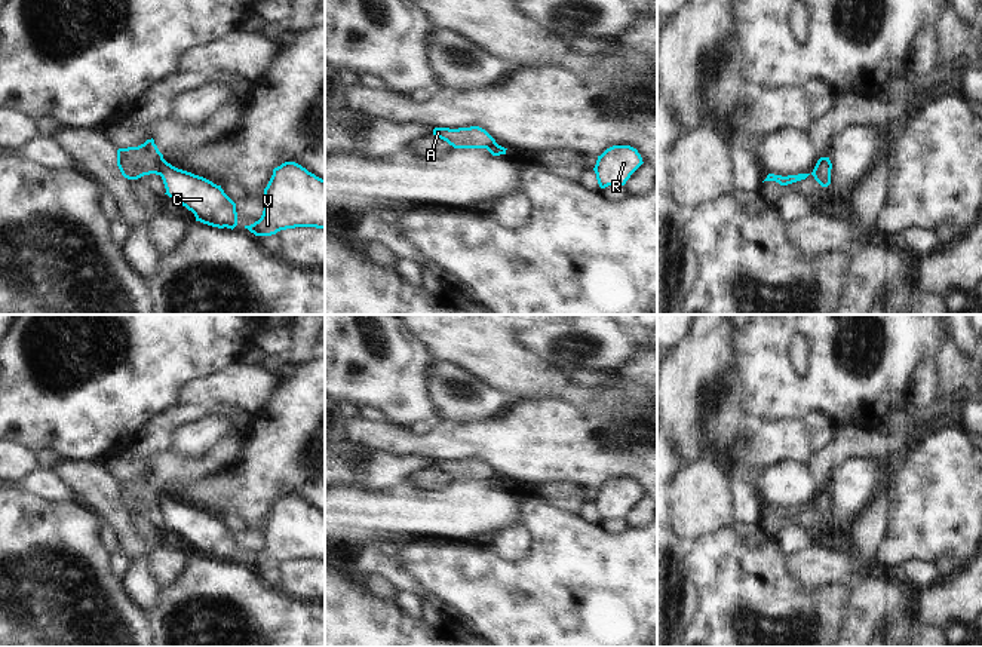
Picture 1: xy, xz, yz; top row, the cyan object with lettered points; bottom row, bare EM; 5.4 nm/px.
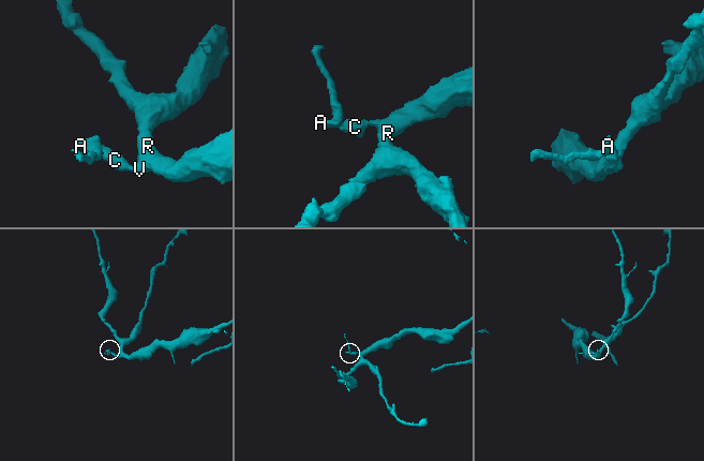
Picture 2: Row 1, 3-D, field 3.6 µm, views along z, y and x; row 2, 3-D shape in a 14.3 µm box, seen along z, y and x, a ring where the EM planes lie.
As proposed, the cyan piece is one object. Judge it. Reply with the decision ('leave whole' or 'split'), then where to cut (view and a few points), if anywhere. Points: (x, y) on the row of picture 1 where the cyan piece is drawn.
split; cut in xy along (163, 159), (157, 174)

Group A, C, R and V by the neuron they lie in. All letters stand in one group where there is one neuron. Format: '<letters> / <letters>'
A / C R V

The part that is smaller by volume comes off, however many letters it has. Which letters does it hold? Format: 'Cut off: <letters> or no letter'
Cut off: A

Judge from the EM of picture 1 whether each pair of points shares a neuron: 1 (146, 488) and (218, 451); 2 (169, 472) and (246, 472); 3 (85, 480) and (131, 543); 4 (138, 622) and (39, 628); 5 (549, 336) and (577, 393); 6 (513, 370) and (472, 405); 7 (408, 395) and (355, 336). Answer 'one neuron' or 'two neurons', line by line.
1: one neuron
2: two neurons
3: one neuron
4: one neuron
5: two neurons
6: two neurons
7: one neuron

